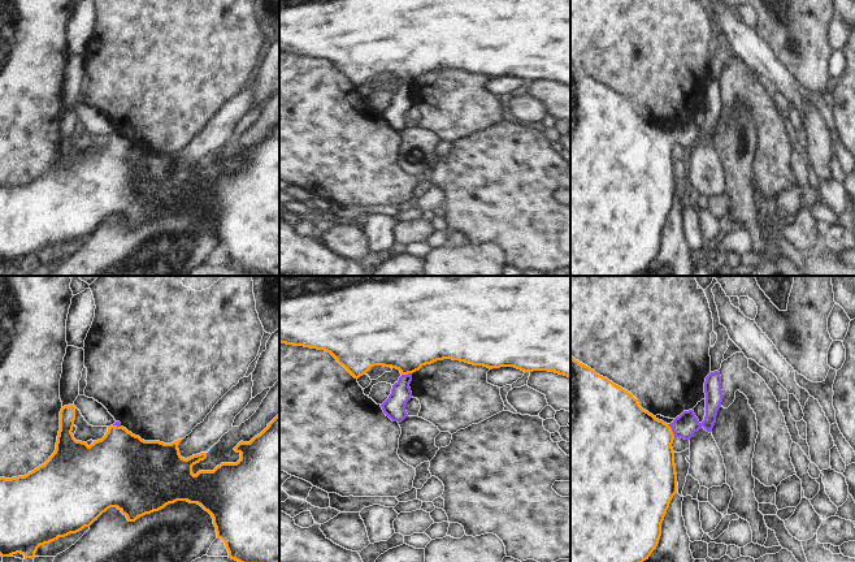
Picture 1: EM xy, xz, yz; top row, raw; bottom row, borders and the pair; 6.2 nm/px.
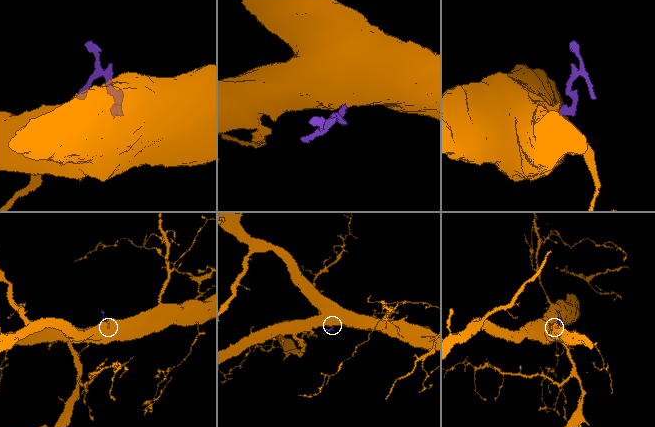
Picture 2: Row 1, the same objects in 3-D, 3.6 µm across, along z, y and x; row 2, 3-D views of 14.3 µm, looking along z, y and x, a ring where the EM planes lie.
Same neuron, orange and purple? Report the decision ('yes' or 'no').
yes

